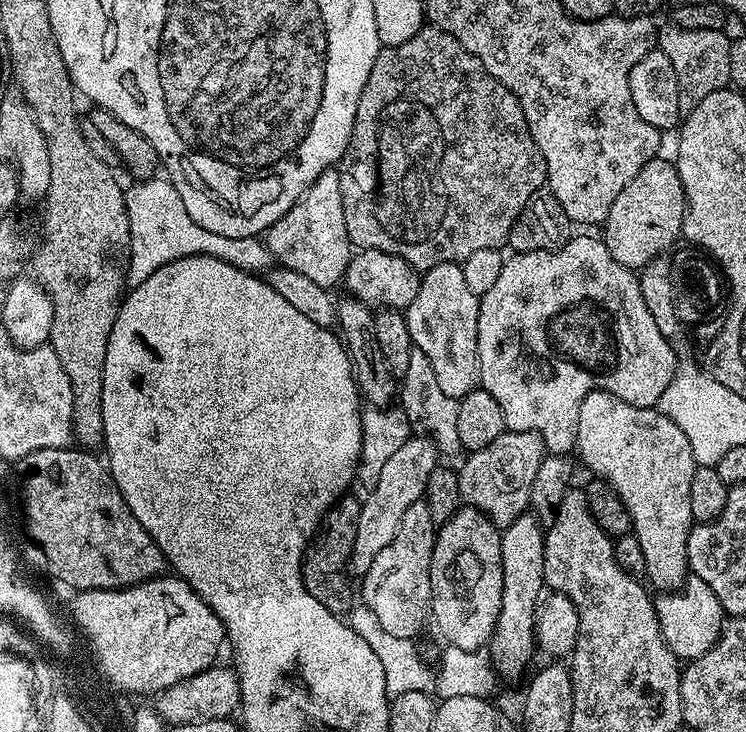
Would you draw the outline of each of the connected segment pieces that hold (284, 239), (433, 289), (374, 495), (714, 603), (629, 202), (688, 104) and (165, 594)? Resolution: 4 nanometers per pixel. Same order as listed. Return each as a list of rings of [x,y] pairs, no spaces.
[[[324,172],[311,186],[274,222],[266,233],[266,243],[273,261],[281,268],[298,270],[317,286],[332,290],[344,278],[346,266],[354,255],[352,239],[346,234],[346,214],[342,210],[340,172]]]
[[[459,263],[439,264],[427,269],[420,277],[418,298],[410,302],[404,317],[410,330],[413,345],[430,358],[434,366],[434,374],[438,378],[438,386],[442,386],[442,394],[450,394],[459,402],[463,396],[470,394],[480,382],[480,363],[478,362],[478,314],[480,313],[480,297],[470,290],[466,283],[466,274]]]
[[[416,434],[404,443],[402,450],[398,450],[382,466],[382,474],[378,474],[376,487],[365,495],[368,497],[363,497],[358,514],[358,534],[354,538],[354,550],[350,561],[351,571],[357,577],[362,578],[370,570],[374,558],[378,558],[378,553],[390,546],[394,534],[398,534],[398,526],[402,526],[406,510],[410,510],[414,502],[425,499],[426,482],[438,467],[436,456],[438,457],[436,443],[423,434]]]
[[[689,575],[675,590],[664,590],[655,597],[656,617],[666,646],[681,661],[696,660],[710,650],[720,638],[726,623],[724,607],[714,598],[714,590],[702,582],[702,578]]]
[[[657,158],[646,162],[638,175],[614,198],[614,206],[610,206],[610,214],[602,225],[604,245],[614,254],[614,262],[622,262],[622,266],[639,270],[647,266],[654,258],[665,255],[668,247],[682,236],[686,201],[682,188],[682,178],[678,178],[678,170],[671,159]]]
[[[673,22],[666,23],[658,32],[658,48],[670,58],[674,74],[678,74],[678,100],[681,113],[687,114],[714,90],[729,87],[730,84],[730,46],[722,30],[686,30]]]
[[[161,574],[151,580],[143,580],[128,592],[89,593],[77,600],[76,613],[89,636],[97,639],[104,668],[116,679],[122,694],[159,694],[186,678],[194,678],[194,674],[202,674],[217,663],[216,655],[226,644],[224,623],[218,614],[214,614],[214,610],[202,602],[200,595],[175,574]]]

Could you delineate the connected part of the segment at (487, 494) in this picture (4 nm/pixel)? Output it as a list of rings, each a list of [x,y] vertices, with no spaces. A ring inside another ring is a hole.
[[[504,431],[490,446],[471,453],[464,465],[459,465],[460,499],[476,508],[499,529],[504,529],[514,518],[529,511],[534,476],[546,455],[544,443],[535,432]]]

